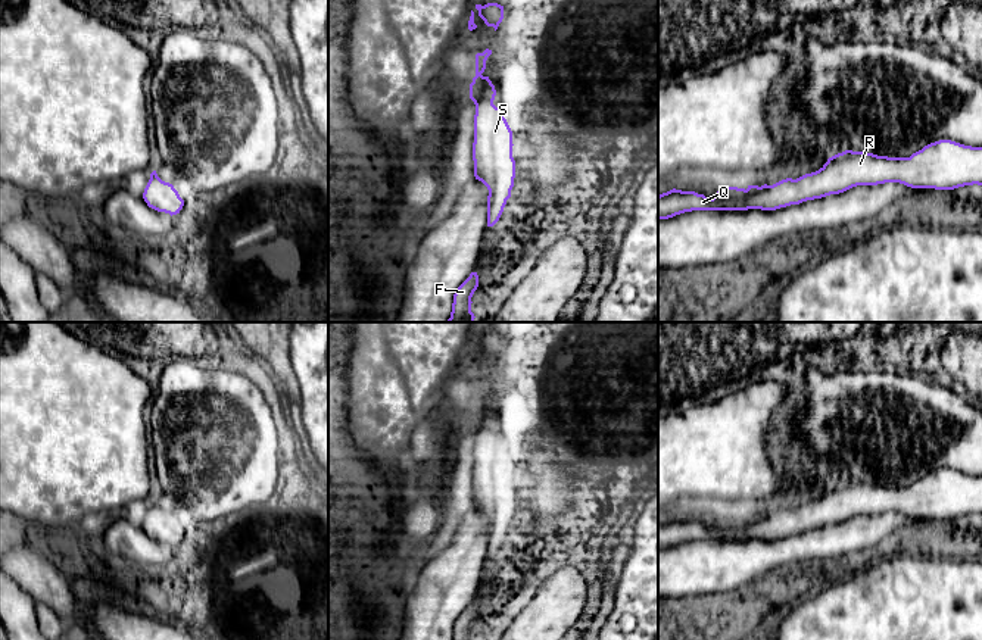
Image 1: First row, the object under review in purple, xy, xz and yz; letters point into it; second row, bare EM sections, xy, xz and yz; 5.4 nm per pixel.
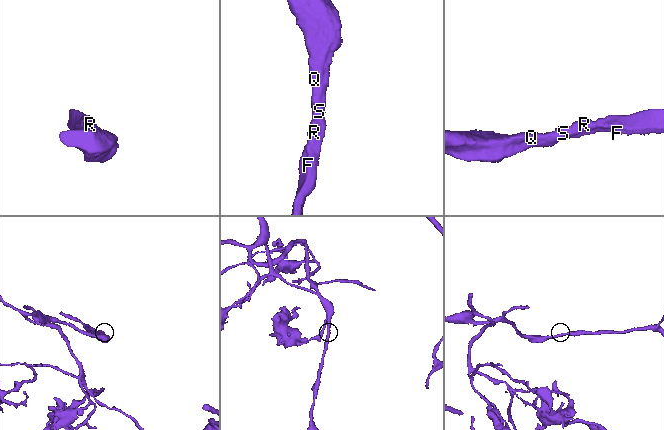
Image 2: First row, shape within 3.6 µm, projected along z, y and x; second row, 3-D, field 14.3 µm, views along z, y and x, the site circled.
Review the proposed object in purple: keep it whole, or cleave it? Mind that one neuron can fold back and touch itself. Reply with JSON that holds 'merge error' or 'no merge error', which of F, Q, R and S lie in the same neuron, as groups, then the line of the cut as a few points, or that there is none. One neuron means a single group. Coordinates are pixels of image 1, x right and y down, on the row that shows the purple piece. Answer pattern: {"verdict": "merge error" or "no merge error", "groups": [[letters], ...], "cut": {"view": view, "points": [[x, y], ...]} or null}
{"verdict": "no merge error", "groups": [["F", "Q", "R", "S"]], "cut": null}

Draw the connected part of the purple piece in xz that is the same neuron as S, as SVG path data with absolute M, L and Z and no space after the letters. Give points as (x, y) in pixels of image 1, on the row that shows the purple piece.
M492 50L476 54L476 77L470 84L470 99L476 104L473 160L474 177L487 190L487 227L493 227L511 197L515 178L512 131L501 107L493 104L496 90L481 74Z

